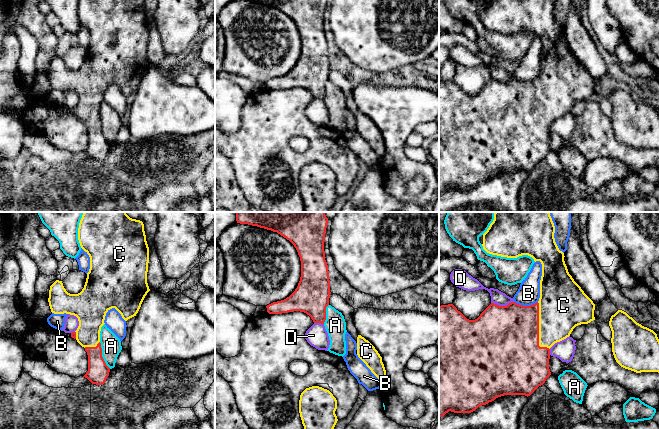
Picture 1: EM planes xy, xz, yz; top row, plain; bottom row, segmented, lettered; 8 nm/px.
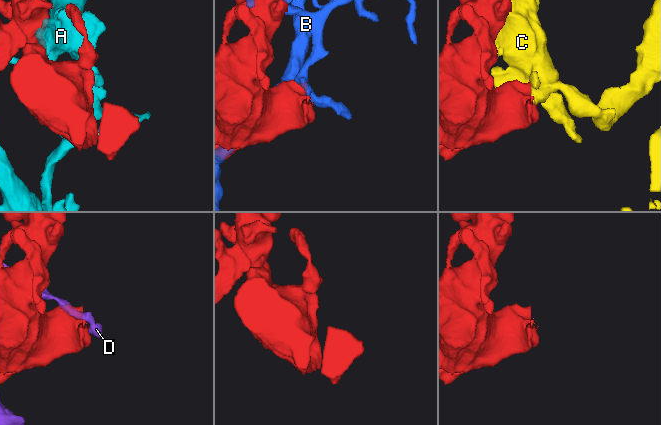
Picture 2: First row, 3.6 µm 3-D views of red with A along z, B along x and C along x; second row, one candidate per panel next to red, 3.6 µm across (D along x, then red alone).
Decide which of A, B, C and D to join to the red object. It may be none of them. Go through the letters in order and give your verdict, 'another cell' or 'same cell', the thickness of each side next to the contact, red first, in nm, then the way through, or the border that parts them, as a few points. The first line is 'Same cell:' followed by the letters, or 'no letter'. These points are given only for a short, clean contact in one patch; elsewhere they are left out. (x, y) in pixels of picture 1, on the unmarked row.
Same cell: C
A: another cell; 170 nm thick on the red side, 160 nm on the other
B: another cell; 440 nm thick on the red side, 180 nm on the other
C: same cell; 500 nm thick on the red side, 360 nm on the other; runs through yz (508, 112), (520, 112), (538, 105), (561, 84)
D: another cell; 500 nm thick on the red side, 110 nm on the other

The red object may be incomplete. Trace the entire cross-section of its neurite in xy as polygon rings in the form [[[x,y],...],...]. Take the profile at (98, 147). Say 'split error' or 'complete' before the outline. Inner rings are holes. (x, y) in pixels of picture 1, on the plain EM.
split error; [[[79,0],[78,16],[90,33],[90,45],[82,67],[70,70],[62,57],[56,56],[49,66],[49,82],[54,90],[70,90],[78,94],[79,102],[71,113],[85,124],[88,131],[88,147],[83,152],[92,160],[102,161],[109,152],[110,144],[102,133],[101,103],[106,89],[115,84],[127,97],[136,92],[150,67],[147,59],[149,23],[144,0]]]

